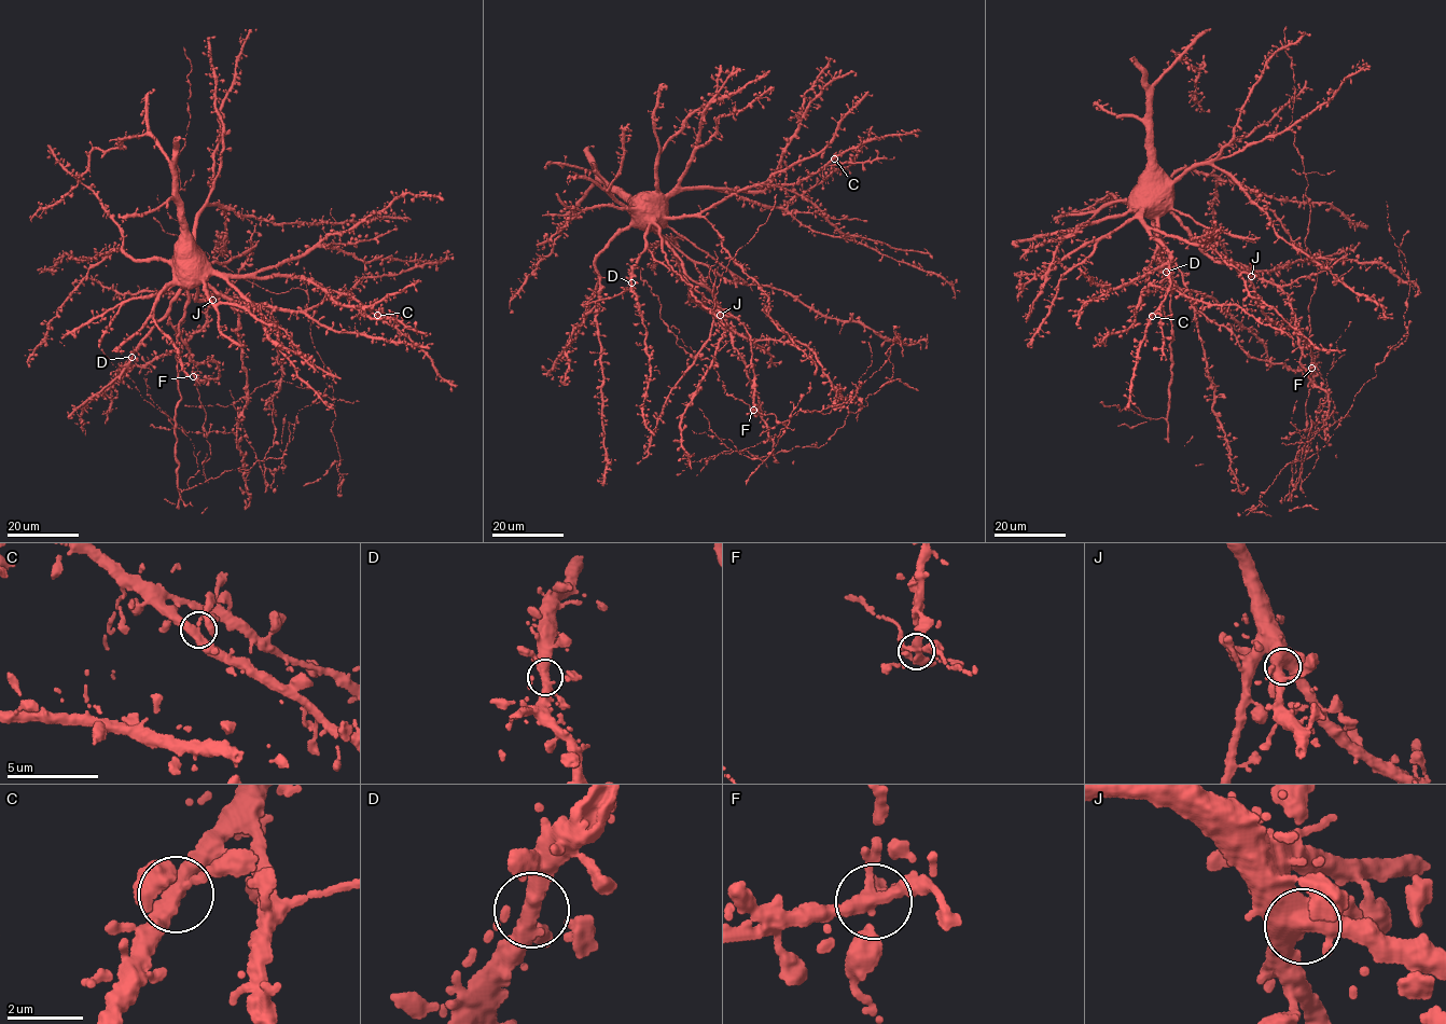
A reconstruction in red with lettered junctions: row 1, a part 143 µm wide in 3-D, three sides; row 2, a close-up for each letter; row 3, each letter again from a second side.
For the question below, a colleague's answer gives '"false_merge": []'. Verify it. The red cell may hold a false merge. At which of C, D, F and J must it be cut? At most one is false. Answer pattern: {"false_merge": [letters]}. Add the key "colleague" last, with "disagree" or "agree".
{"false_merge": ["F"], "colleague": "disagree"}

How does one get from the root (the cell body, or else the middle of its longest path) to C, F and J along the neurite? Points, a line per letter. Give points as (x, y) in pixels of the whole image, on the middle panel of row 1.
C: (642, 198), (687, 190), (754, 190), (791, 184), (804, 180), (834, 158)
F: (642, 198), (635, 196), (633, 212), (649, 225), (645, 238), (653, 257), (745, 327), (755, 379), (752, 410)
J: (642, 198), (647, 195), (650, 197), (659, 235), (679, 258), (683, 272), (712, 293), (720, 315)

